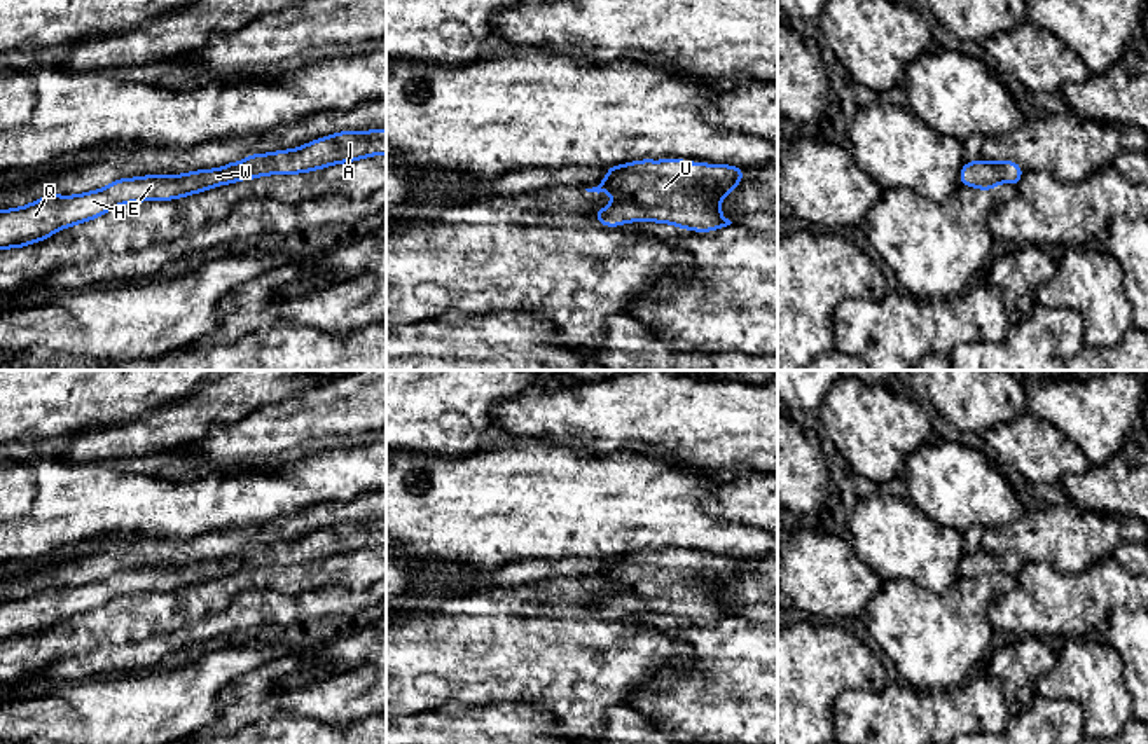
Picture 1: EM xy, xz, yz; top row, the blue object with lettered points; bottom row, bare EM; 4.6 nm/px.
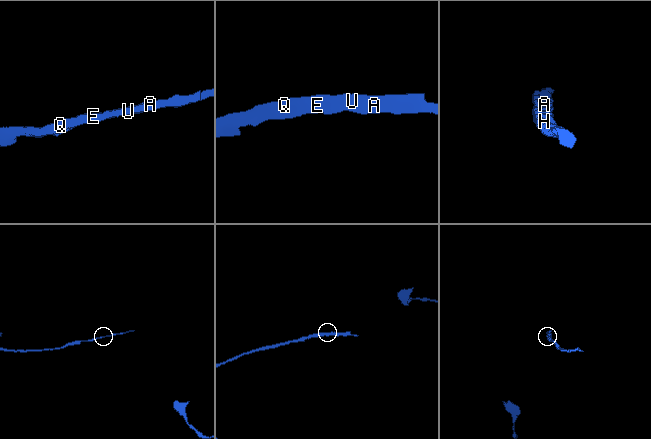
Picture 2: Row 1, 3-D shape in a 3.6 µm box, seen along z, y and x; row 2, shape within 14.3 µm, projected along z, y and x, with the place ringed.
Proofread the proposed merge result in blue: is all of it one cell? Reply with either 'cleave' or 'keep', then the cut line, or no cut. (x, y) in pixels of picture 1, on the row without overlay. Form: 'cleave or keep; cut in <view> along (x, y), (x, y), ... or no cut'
keep; no cut

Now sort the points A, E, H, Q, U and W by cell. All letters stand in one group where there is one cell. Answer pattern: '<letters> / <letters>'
A E H Q U W

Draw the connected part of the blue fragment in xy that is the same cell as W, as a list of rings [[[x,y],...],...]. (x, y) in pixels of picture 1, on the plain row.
[[[386,520],[341,522],[292,541],[252,545],[239,554],[229,554],[218,561],[119,569],[105,580],[79,587],[56,587],[49,583],[40,592],[0,603],[0,639],[12,641],[38,634],[61,620],[89,613],[115,597],[136,592],[180,590],[238,571],[253,571],[264,566],[309,564],[330,555],[353,554],[379,545],[386,545]]]

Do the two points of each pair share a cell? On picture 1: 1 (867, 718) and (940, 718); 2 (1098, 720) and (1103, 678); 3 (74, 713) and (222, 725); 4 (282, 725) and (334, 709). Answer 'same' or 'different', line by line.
1: same
2: same
3: different
4: different

